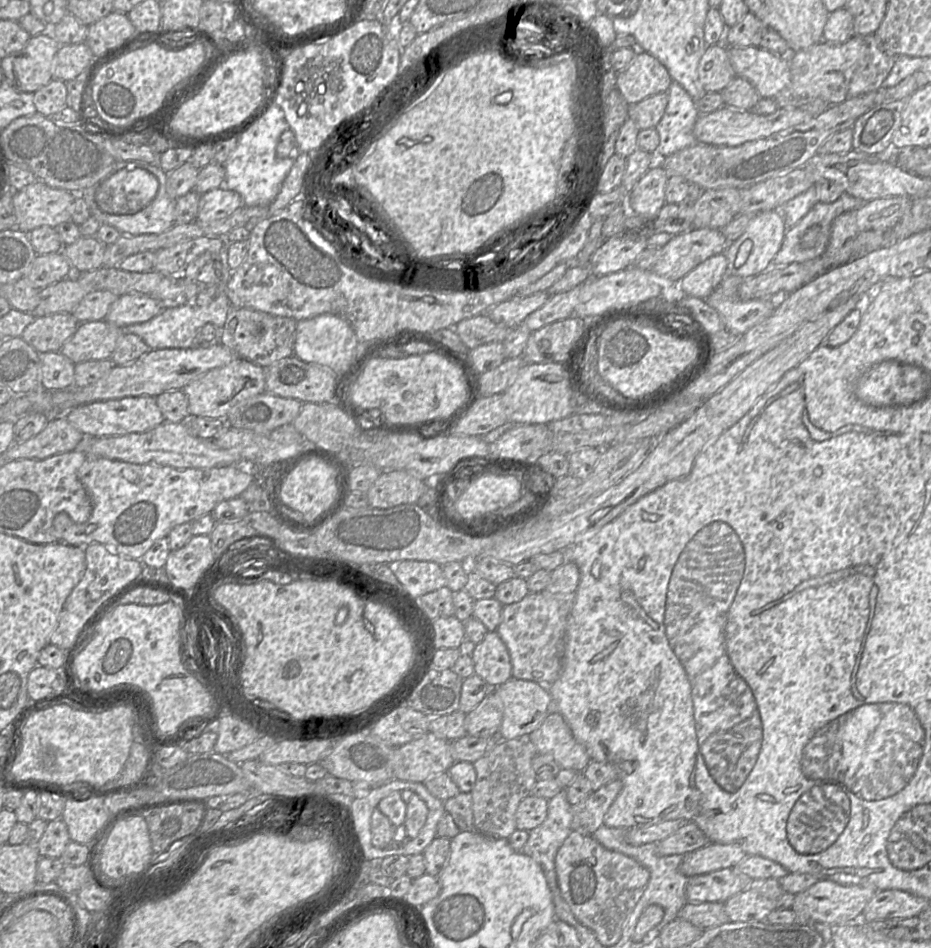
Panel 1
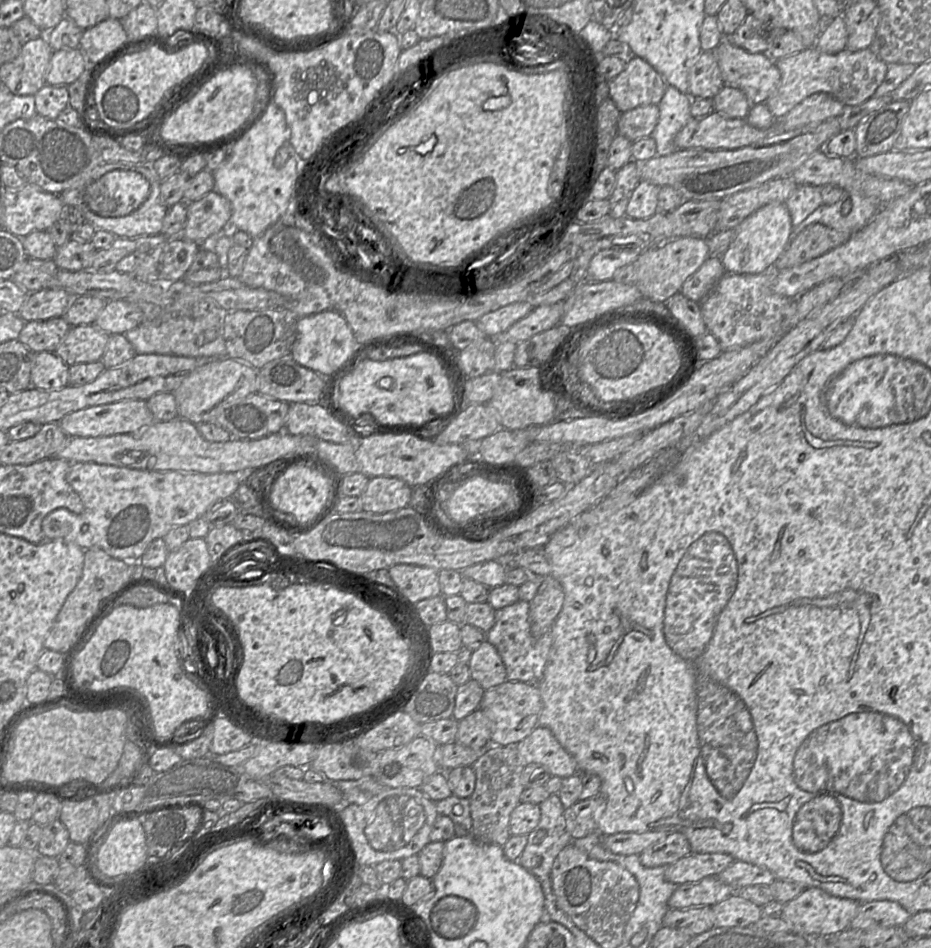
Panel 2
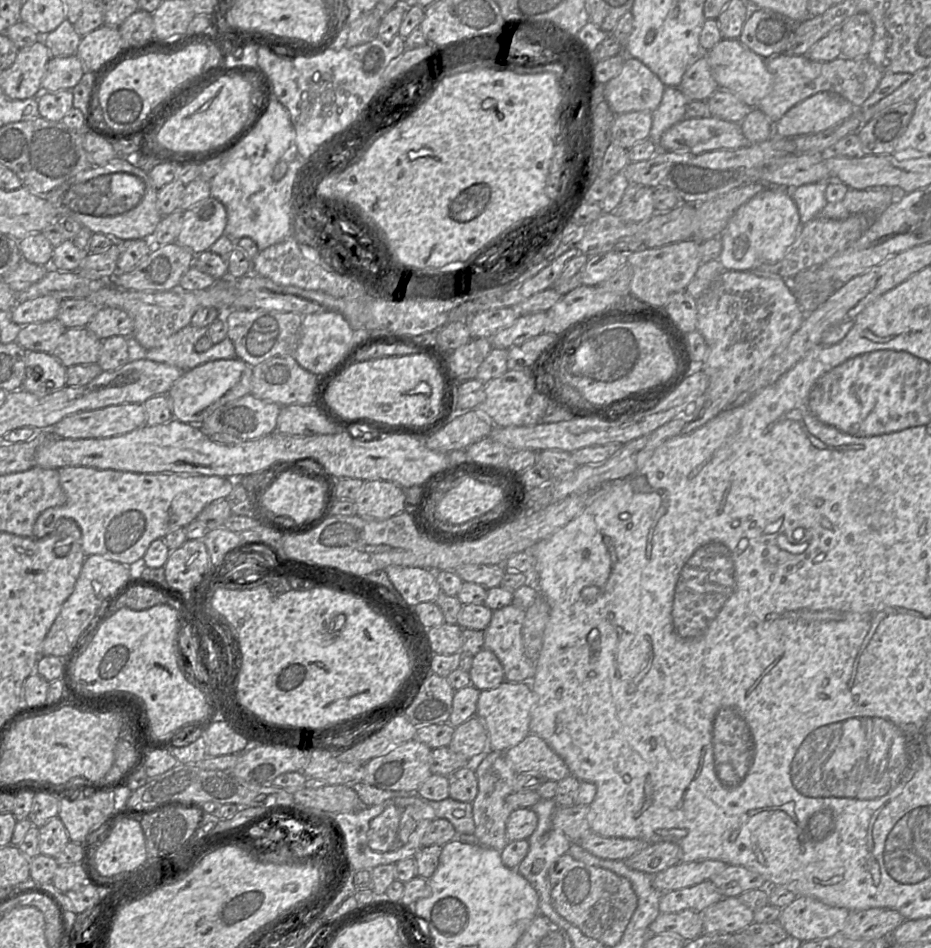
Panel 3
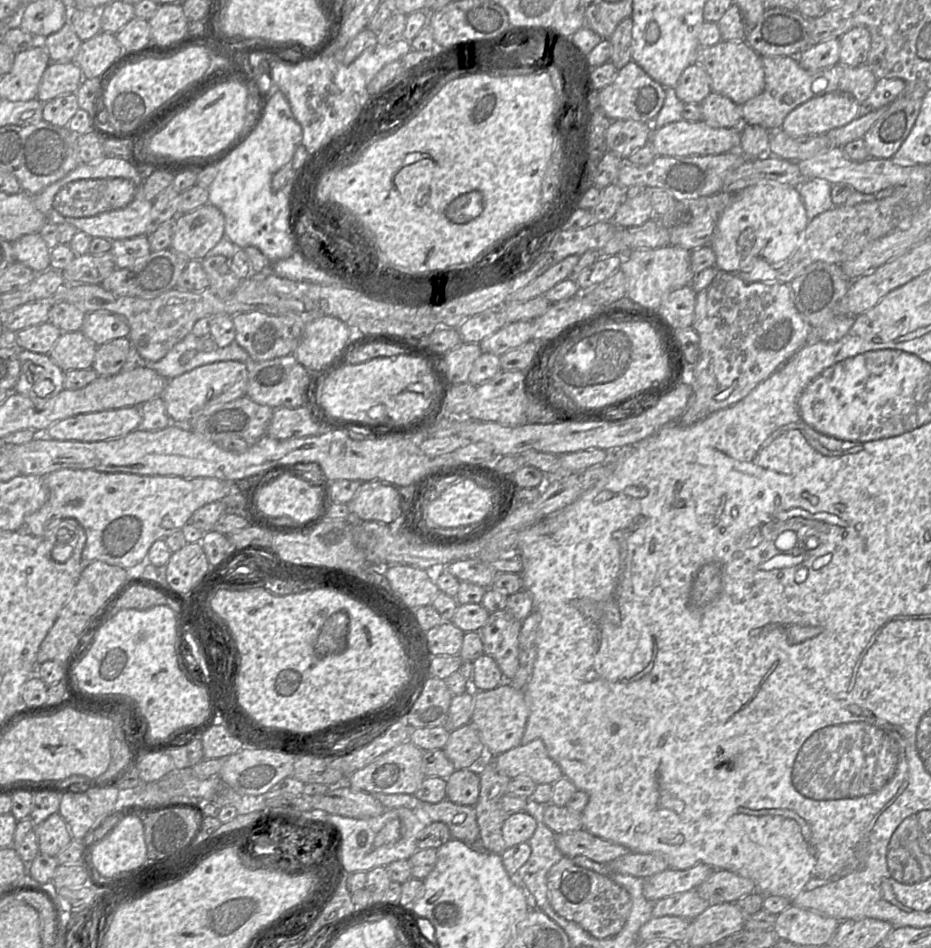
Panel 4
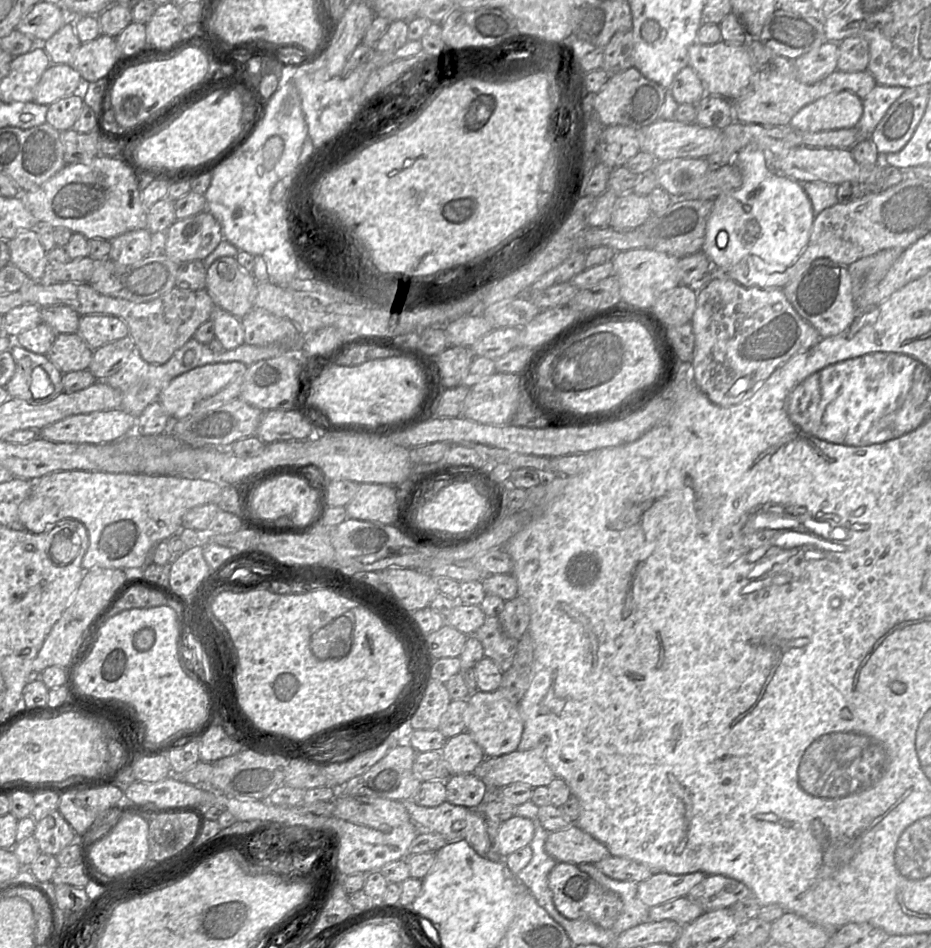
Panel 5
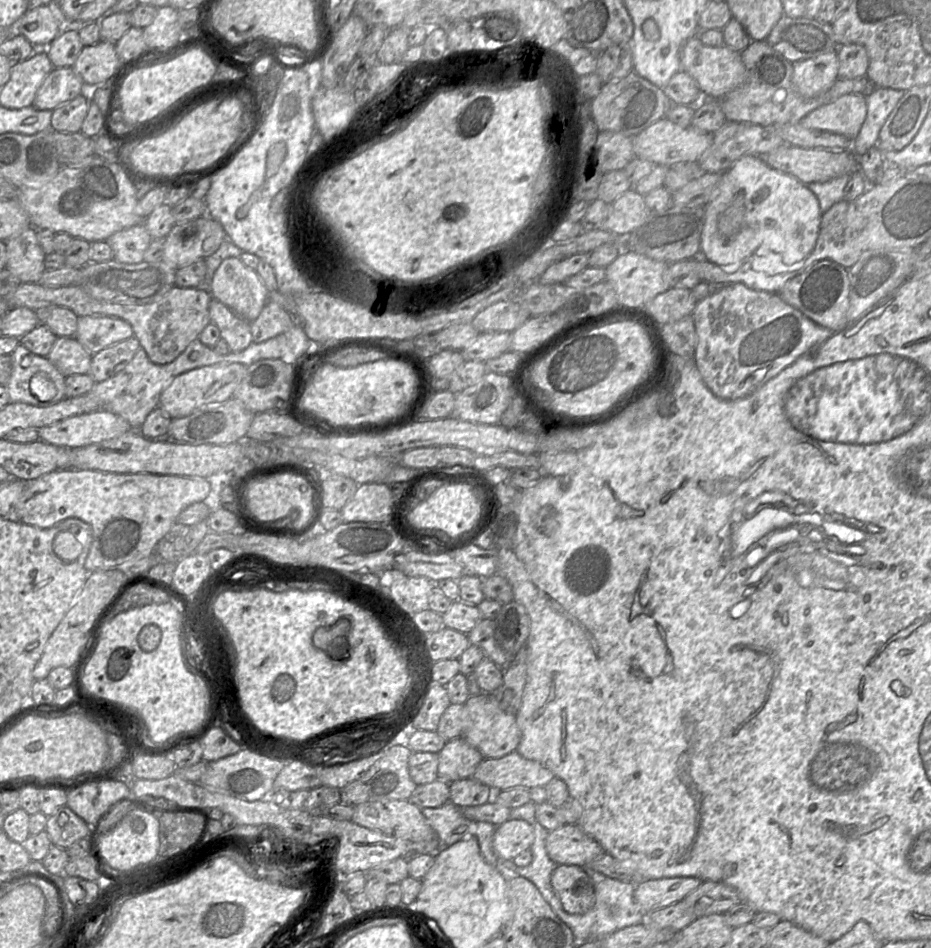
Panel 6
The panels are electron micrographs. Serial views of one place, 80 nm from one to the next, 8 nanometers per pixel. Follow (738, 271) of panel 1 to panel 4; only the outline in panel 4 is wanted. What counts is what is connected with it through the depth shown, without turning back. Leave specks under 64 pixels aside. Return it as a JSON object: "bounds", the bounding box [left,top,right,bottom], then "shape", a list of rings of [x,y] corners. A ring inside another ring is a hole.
{"bounds":[709,181,809,273],"shape":[[[762,181],[735,193],[734,200],[720,215],[709,245],[713,249],[715,266],[720,273],[736,273],[754,258],[762,258],[770,264],[786,261],[799,245],[809,222],[798,187],[776,181]]]}

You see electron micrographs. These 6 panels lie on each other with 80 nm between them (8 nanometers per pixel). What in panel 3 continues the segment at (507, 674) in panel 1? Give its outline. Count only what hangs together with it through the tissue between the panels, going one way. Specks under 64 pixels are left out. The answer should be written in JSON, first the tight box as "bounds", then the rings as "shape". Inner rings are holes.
{"bounds":[469,648,505,692],"shape":[[[485,648],[473,656],[469,675],[471,685],[480,692],[495,689],[505,680],[503,666],[499,659],[492,651]]]}

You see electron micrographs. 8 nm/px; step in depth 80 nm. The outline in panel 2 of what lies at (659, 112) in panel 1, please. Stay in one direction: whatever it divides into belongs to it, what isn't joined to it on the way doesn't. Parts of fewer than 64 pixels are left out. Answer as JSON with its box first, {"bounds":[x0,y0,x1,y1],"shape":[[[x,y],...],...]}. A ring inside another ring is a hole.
{"bounds":[618,105,659,142],"shape":[[[658,105],[639,106],[623,112],[618,120],[618,134],[631,142],[648,137],[659,119]]]}

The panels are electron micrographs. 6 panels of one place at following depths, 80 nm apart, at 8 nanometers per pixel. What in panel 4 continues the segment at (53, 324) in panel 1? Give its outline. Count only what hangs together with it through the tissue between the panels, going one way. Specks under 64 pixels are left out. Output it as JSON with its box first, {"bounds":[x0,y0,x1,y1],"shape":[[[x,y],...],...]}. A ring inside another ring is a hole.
{"bounds":[15,322,61,355],"shape":[[[51,322],[30,326],[16,333],[15,347],[49,355],[61,334]]]}

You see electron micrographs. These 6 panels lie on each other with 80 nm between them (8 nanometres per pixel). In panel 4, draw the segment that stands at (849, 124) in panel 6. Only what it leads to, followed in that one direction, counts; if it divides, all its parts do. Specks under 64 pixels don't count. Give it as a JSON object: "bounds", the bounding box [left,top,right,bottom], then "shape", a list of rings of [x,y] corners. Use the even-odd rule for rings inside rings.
{"bounds":[781,92,860,137],"shape":[[[830,92],[793,109],[781,129],[791,137],[822,135],[859,116],[860,104],[848,93]]]}

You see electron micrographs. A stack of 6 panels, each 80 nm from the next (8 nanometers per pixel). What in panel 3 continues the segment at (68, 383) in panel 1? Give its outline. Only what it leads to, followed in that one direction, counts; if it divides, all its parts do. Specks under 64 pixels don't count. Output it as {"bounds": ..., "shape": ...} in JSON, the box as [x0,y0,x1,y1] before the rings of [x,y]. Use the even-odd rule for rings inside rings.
{"bounds":[22,351,67,396],"shape":[[[26,351],[25,368],[22,389],[38,396],[54,393],[67,383],[67,368],[51,353]]]}

